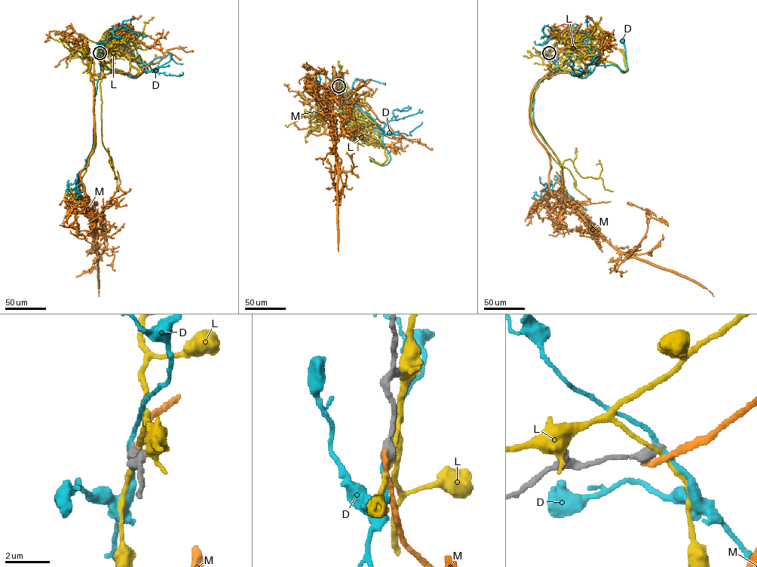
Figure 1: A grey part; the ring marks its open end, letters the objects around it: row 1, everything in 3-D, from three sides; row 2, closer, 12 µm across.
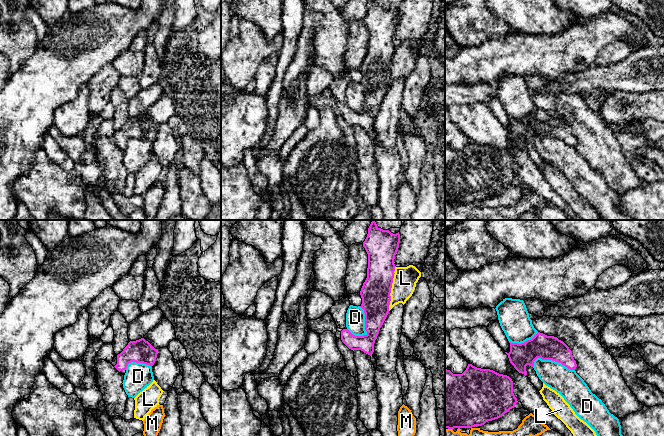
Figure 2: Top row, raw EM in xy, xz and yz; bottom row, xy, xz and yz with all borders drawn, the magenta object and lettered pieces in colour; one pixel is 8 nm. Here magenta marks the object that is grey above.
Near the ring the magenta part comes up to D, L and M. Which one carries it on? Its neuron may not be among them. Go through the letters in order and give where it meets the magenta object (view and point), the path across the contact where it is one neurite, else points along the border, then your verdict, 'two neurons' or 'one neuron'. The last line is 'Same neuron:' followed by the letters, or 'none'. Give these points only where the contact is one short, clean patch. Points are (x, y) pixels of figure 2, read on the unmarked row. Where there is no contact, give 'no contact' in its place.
D: contact xz (365, 101); two neurons
L: contact xz (391, 63); two neurons
M: contact yz (450, 204); border yz (448, 204), (452, 205); two neurons
Same neuron: none

